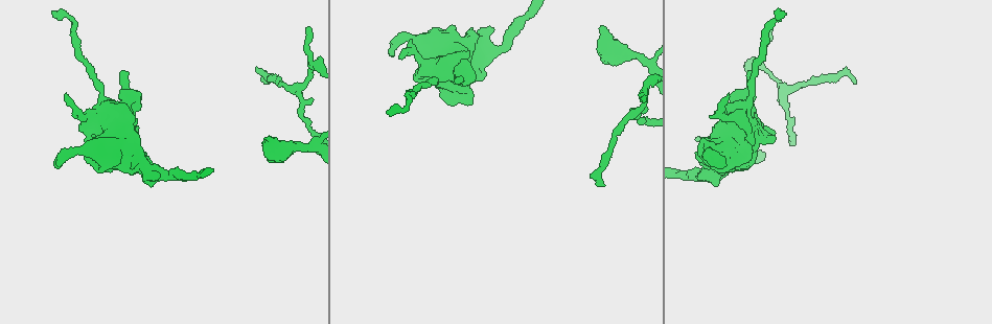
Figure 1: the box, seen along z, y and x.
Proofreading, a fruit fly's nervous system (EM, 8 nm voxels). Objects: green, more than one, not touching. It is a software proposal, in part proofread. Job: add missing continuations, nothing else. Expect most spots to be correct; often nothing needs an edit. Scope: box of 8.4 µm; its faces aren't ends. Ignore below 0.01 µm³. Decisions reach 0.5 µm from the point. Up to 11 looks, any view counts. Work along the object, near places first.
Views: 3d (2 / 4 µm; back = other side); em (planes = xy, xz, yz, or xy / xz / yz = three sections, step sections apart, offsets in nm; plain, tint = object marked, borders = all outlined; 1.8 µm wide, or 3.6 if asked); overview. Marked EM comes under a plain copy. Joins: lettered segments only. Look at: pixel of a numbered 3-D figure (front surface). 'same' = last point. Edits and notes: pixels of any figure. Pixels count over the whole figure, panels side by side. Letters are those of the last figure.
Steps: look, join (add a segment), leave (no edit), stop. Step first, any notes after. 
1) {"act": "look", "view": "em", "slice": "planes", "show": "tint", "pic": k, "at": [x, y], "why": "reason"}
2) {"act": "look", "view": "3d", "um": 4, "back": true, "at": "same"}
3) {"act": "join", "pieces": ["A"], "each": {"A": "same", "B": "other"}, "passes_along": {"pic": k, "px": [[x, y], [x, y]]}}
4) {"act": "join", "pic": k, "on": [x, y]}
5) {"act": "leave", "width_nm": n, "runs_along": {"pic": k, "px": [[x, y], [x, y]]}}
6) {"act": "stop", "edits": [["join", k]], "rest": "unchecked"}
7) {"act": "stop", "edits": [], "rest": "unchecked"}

{"act": "look", "view": "3d", "um": 4, "pic": 1, "at": [264, 139], "why": "an open end"}

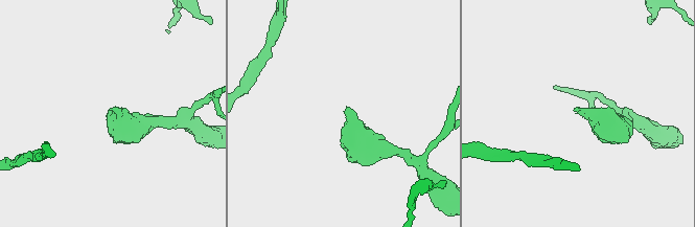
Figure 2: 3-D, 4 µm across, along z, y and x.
{"act": "look", "view": "em", "slice": "planes", "show": "borders", "pic": 2, "at": [112, 108]}

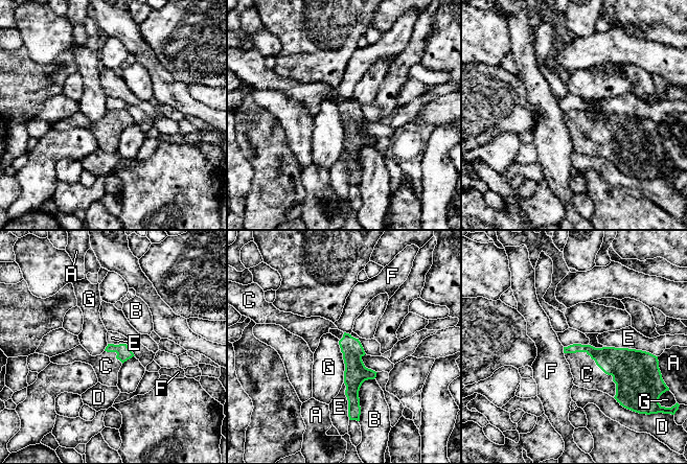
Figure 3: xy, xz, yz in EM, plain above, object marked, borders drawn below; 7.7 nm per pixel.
{"act": "join", "pieces": ["C"], "each": {"A": "other", "B": "other", "C": "same", "D": "other", "E": "other", "F": "other", "G": "other"}, "passes_along": {"pic": 3, "px": [[631, 369], [598, 366], [587, 374]]}, "found": "it goes on there"}

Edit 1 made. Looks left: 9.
{"act": "look", "view": "overview", "why": "see it whole again"}

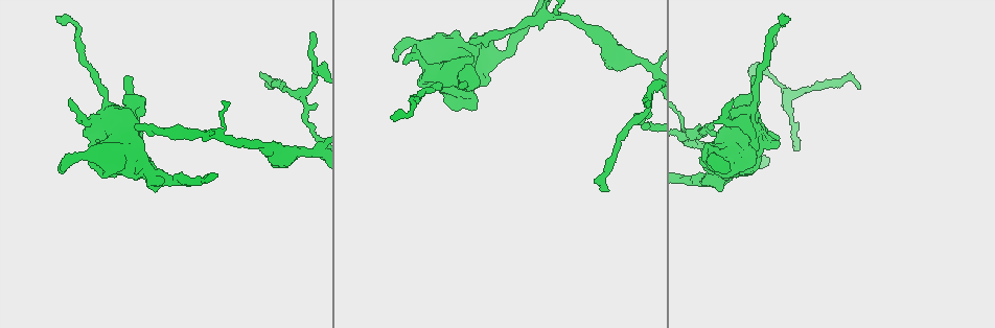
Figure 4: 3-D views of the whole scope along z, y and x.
{"act": "look", "view": "em", "slice": "xz", "step": 8, "show": "tint", "pic": 4, "at": [780, 143], "why": "an open end"}

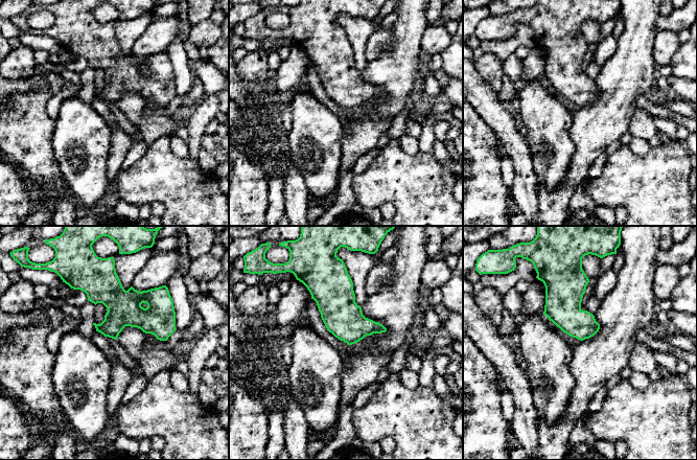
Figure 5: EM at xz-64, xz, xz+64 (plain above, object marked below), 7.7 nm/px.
{"act": "look", "view": "em", "slice": "planes", "show": "borders", "at": "same"}

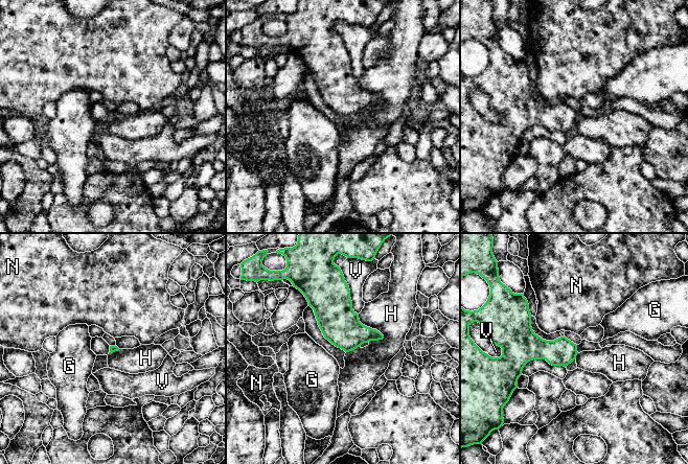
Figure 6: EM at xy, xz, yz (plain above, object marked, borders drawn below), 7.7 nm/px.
{"act": "leave", "each": {"G": "other", "H": "other", "N": "other", "V": "other"}, "border": {"pic": 6, "px": [[358, 315], [384, 338]]}, "found": "none of them fits"}

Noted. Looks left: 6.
{"act": "look", "view": "em", "slice": "planes", "show": "borders", "pic": 4, "at": [62, 169], "why": "free end"}

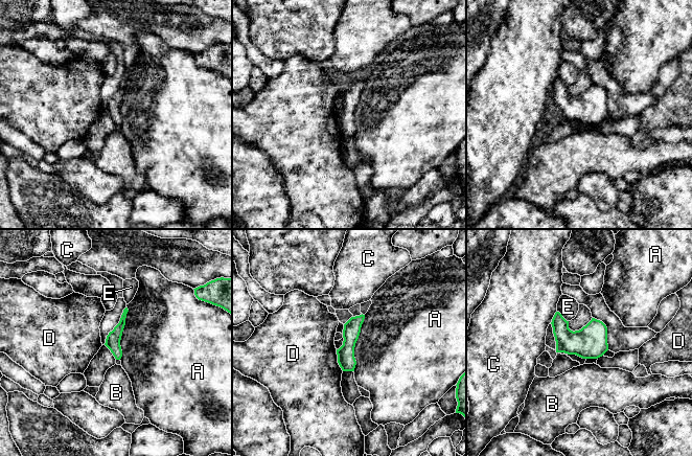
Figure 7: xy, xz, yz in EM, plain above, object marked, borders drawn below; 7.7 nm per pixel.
{"act": "leave", "width_nm": 110, "each": {"A": "other", "B": "other", "C": "other", "D": "other", "E": "other"}, "runs_along": {"pic": 7, "px": [[361, 318], [350, 333], [345, 368]]}, "found": "no lettered segment goes on from it"}

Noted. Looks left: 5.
{"act": "stop", "edits": [["join", 3]], "rest": "unchecked"}

